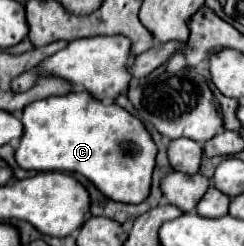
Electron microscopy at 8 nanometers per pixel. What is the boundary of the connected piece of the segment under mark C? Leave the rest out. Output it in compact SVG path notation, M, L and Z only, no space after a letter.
M86 90L70 92L28 104L22 124L24 136L16 148L16 162L22 168L82 174L108 198L126 204L138 204L150 196L158 148L144 124L118 104L104 106Z

